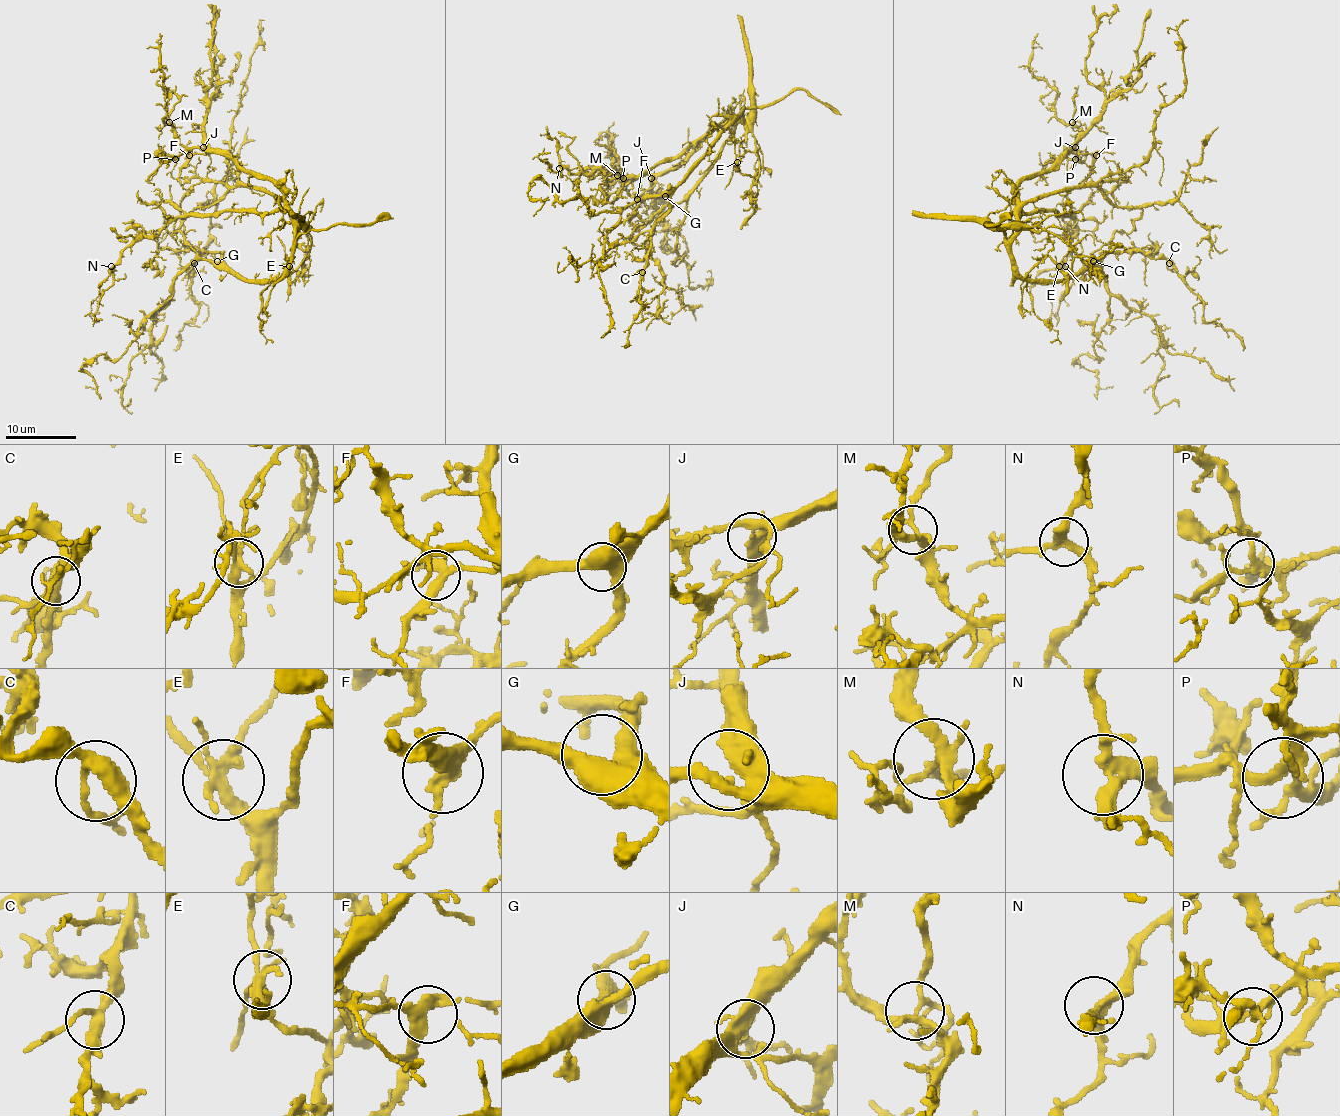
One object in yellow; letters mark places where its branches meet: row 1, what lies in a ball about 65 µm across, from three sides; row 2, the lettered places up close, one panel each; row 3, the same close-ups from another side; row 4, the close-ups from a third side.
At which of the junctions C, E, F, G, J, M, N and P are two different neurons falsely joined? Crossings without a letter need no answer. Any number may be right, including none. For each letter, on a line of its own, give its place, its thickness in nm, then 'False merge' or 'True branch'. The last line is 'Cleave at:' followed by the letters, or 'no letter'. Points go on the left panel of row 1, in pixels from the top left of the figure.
C: Place: (194, 263). Thickness 320 nm. True branch
E: Place: (289, 266). Thickness 280 nm. True branch
F: Place: (189, 155). Thickness 360 nm. True branch
G: Place: (217, 261). Thickness 440 nm. True branch
J: Place: (203, 147). Thickness 360 nm. True branch
M: Place: (169, 122). Thickness 220 nm. True branch
N: Place: (111, 266). Thickness 280 nm. True branch
P: Place: (175, 159). Thickness 200 nm. True branch
Cleave at: no letter

